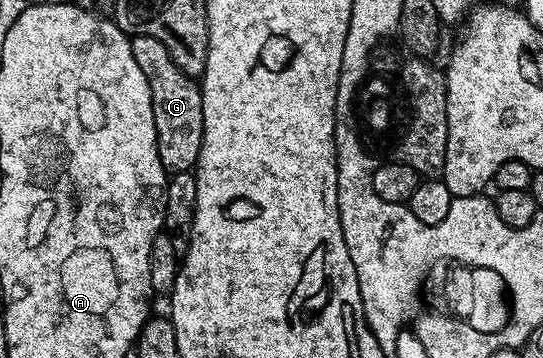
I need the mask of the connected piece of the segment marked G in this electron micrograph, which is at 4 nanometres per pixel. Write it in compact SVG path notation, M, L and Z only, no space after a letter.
M149 36L131 37L134 62L138 62L142 74L146 74L146 82L150 86L150 98L154 110L154 130L158 158L165 172L192 172L200 160L202 138L204 137L204 111L201 85L191 76L187 76L170 58L166 46L158 42L158 38Z

